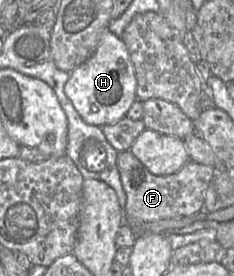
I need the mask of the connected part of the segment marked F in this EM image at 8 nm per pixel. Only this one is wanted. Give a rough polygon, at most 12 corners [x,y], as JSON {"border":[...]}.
{"border":[[129,150],[116,164],[124,217],[144,222],[201,212],[214,167],[189,160],[150,173]]}

